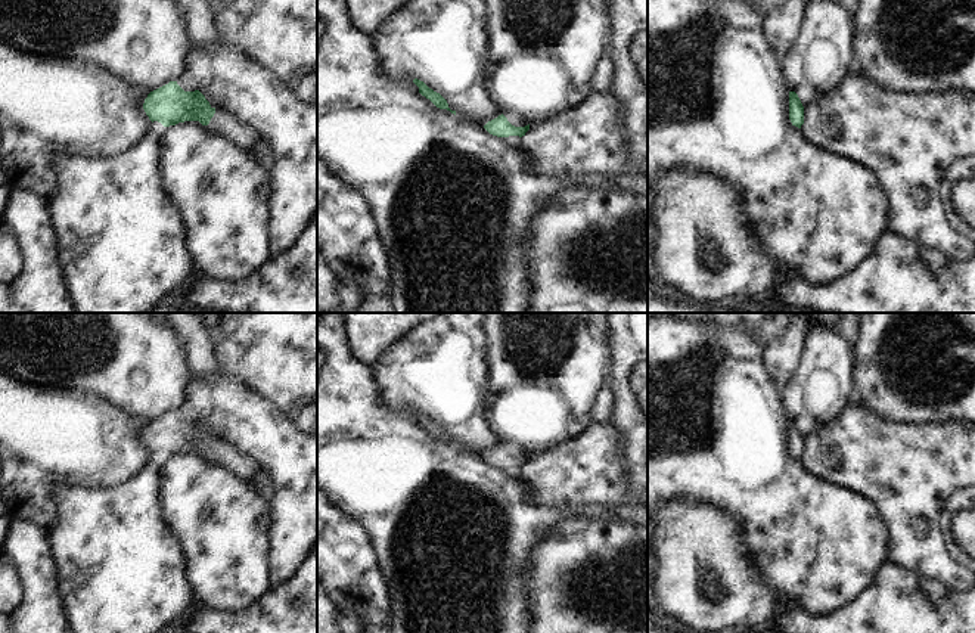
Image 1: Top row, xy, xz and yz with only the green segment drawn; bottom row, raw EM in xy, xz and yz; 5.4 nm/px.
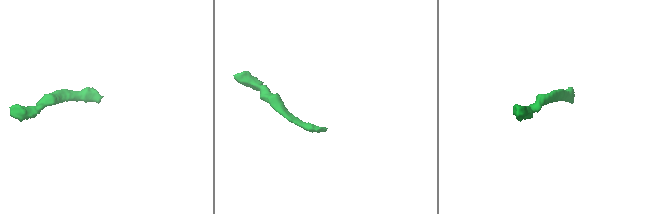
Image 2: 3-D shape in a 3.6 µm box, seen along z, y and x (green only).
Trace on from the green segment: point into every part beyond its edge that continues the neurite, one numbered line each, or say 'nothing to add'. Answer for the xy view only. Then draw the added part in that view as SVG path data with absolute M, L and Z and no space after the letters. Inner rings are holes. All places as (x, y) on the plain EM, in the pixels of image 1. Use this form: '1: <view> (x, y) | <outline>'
1: xy (230, 458) | M217 438L214 447L207 457L232 471L239 478L249 481L251 484L255 474L260 471L260 465L257 460L245 456L236 447Z

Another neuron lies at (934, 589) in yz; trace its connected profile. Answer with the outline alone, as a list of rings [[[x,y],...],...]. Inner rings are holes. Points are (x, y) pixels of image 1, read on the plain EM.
[[[932,577],[922,578],[920,584],[925,595],[932,601],[940,601],[945,598],[950,592],[953,592],[950,587],[941,584],[938,580]]]

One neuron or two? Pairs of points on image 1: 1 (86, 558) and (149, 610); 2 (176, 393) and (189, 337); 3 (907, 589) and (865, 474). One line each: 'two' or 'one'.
1: one
2: two
3: two

